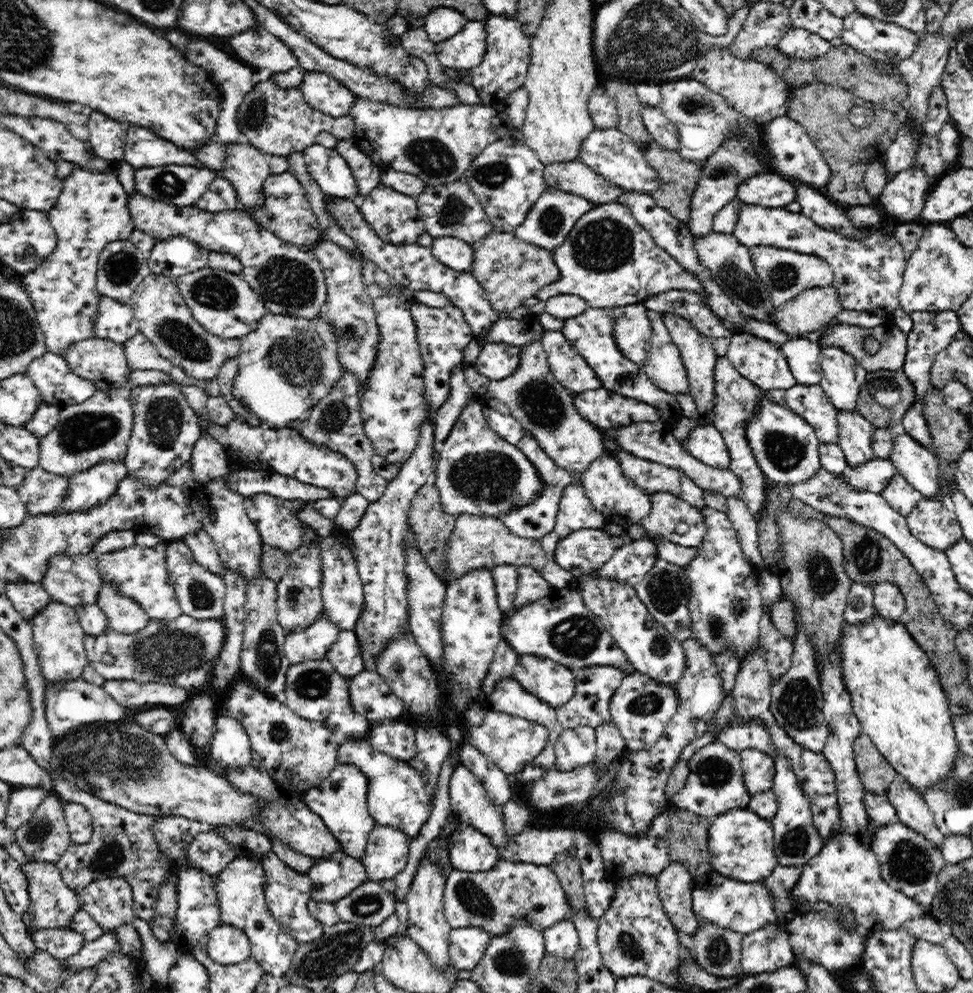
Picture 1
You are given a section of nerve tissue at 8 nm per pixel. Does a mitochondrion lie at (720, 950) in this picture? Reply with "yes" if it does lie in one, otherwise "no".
yes

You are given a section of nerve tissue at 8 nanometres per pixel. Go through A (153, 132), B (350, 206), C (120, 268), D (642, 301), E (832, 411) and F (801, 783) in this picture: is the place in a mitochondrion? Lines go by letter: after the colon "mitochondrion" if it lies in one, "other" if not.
A: other
B: other
C: mitochondrion
D: other
E: other
F: other

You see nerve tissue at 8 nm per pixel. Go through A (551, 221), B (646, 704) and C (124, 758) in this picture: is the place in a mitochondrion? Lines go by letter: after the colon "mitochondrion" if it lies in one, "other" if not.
A: mitochondrion
B: mitochondrion
C: mitochondrion

